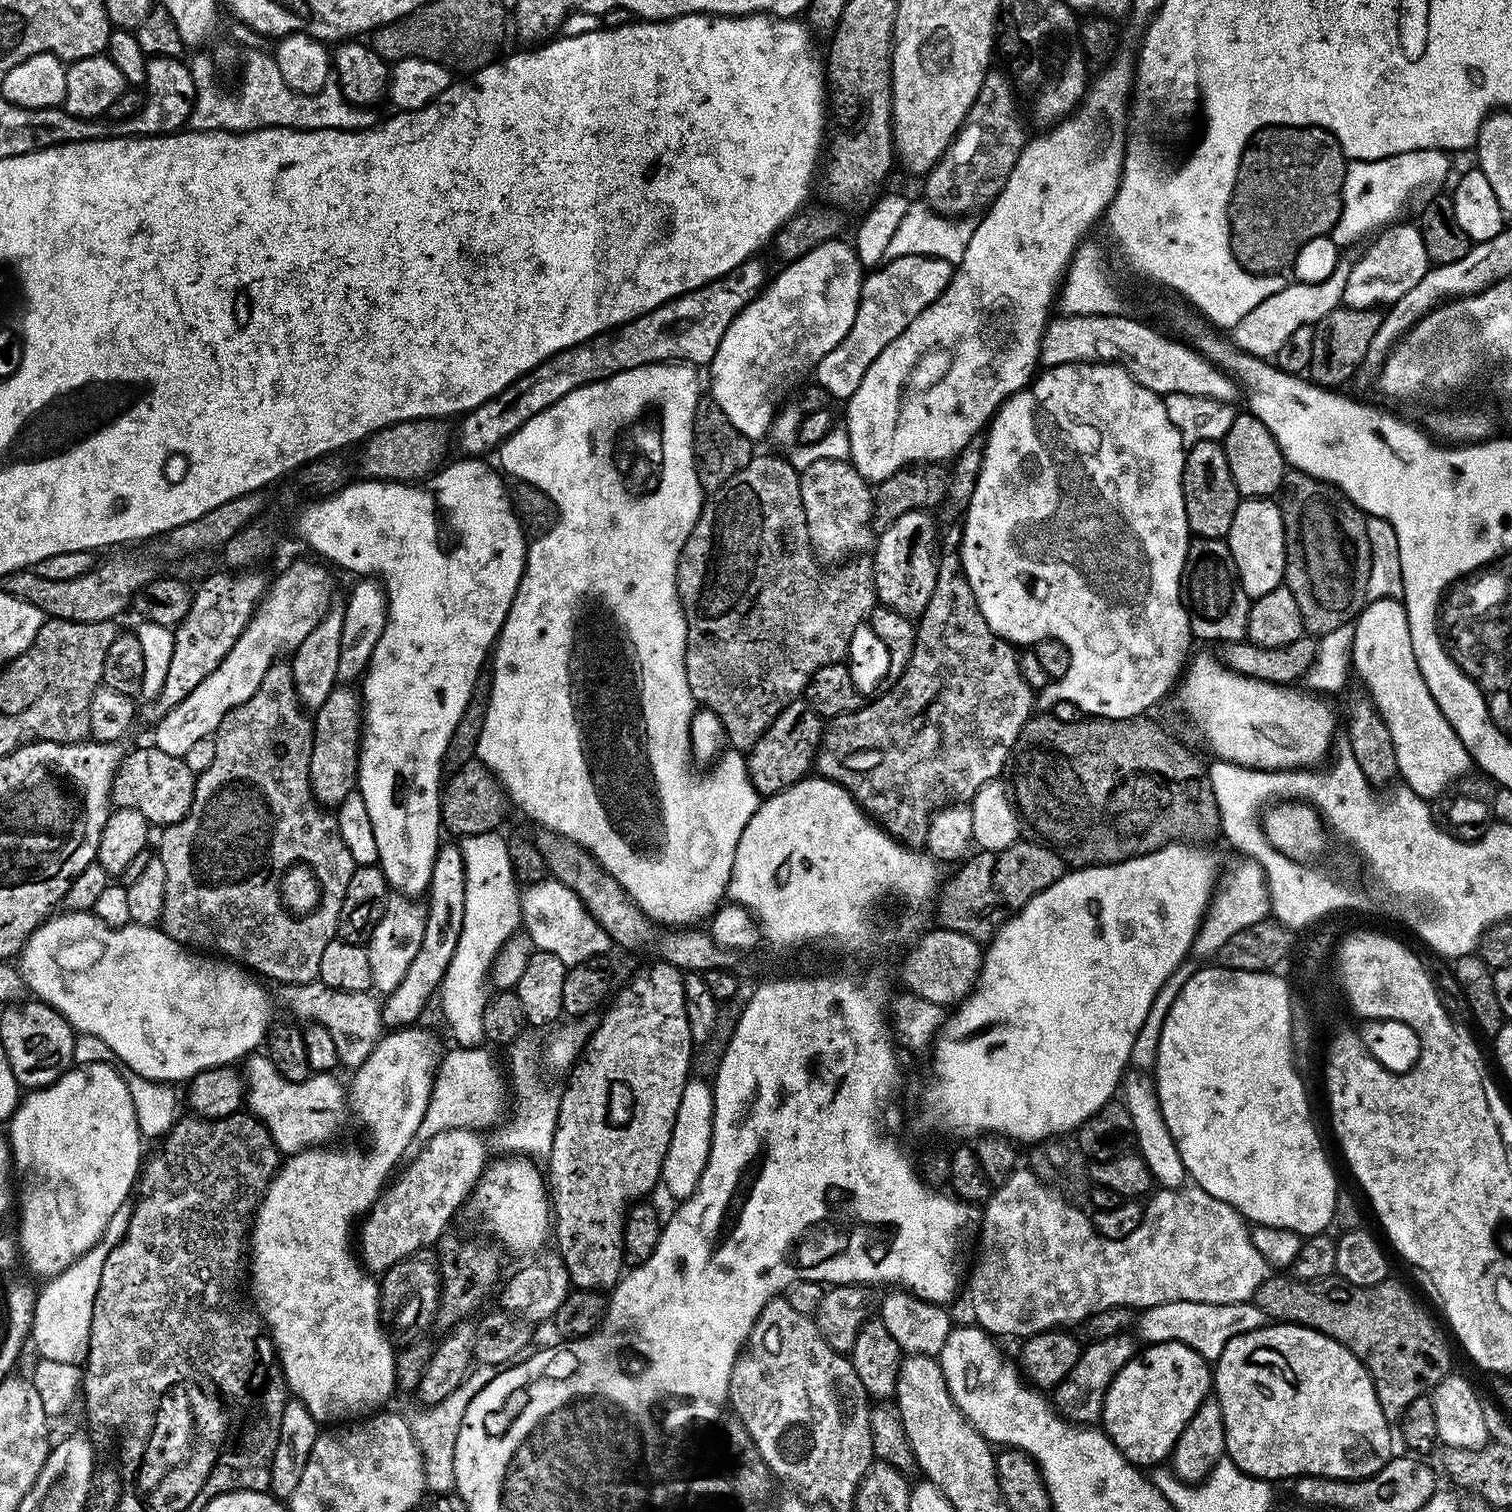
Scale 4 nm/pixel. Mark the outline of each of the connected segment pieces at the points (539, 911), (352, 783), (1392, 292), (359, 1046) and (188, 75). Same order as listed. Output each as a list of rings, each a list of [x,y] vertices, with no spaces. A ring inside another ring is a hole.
[[[545,878],[527,885],[520,898],[520,915],[523,931],[532,939],[533,949],[554,954],[566,965],[603,957],[603,952],[613,947],[606,930],[586,910],[578,894],[558,879]]]
[[[337,686],[326,702],[313,713],[310,756],[312,796],[321,807],[330,810],[340,806],[346,795],[355,791],[360,767],[360,741],[363,735],[363,705],[359,693],[348,686]]]
[[[1393,223],[1381,231],[1375,237],[1377,240],[1365,250],[1364,257],[1357,264],[1351,265],[1350,278],[1346,282],[1342,301],[1343,307],[1379,309],[1380,304],[1389,306],[1417,286],[1426,275],[1430,269],[1430,261],[1419,227],[1415,223],[1400,223]]]
[[[319,982],[285,984],[279,991],[281,998],[292,1007],[293,1014],[301,1016],[301,1021],[315,1022],[326,1026],[326,1030],[330,1030],[330,1035],[334,1038],[334,1046],[338,1046],[340,1064],[348,1067],[349,1070],[355,1070],[362,1062],[366,1062],[366,1058],[372,1053],[385,1031],[381,1001],[371,991],[334,990]]]
[[[149,56],[146,59],[146,78],[142,85],[144,106],[139,116],[129,120],[115,120],[111,123],[112,136],[170,136],[179,132],[192,119],[192,107],[196,101],[196,87],[192,69],[183,59],[175,60],[165,56]]]

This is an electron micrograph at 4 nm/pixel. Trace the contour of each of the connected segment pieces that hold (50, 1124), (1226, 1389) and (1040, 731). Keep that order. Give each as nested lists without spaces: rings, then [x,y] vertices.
[[[89,1062],[69,1068],[50,1086],[31,1089],[12,1111],[12,1119],[7,1121],[8,1146],[12,1149],[12,1166],[15,1179],[18,1181],[18,1252],[19,1255],[24,1255],[25,1265],[23,1264],[23,1267],[29,1273],[32,1271],[33,1277],[51,1278],[56,1276],[71,1266],[79,1256],[86,1254],[86,1250],[90,1250],[90,1246],[94,1246],[102,1238],[102,1234],[106,1230],[106,1222],[110,1222],[110,1218],[114,1218],[118,1206],[129,1203],[130,1197],[137,1187],[142,1167],[142,1155],[140,1156],[142,1137],[138,1130],[138,1118],[134,1114],[134,1102],[130,1098],[127,1079],[123,1075],[120,1077],[110,1065],[111,1063],[108,1062]]]
[[[1268,1322],[1263,1328],[1230,1338],[1230,1342],[1226,1342],[1226,1350],[1222,1350],[1222,1354],[1214,1362],[1214,1399],[1222,1406],[1222,1422],[1226,1430],[1224,1450],[1227,1459],[1234,1461],[1238,1470],[1259,1480],[1291,1481],[1301,1476],[1325,1476],[1331,1480],[1365,1480],[1378,1474],[1382,1466],[1386,1466],[1394,1455],[1392,1432],[1388,1429],[1390,1417],[1385,1412],[1384,1406],[1378,1402],[1375,1383],[1365,1370],[1364,1363],[1354,1354],[1350,1354],[1346,1346],[1334,1342],[1334,1338],[1317,1332],[1314,1328],[1303,1328],[1301,1324]]]
[[[1037,713],[1029,717],[1024,729],[1018,734],[1016,745],[1012,751],[1017,753],[1019,780],[1017,780],[1017,792],[1020,794],[1018,804],[1023,805],[1019,813],[1023,823],[1028,824],[1037,832],[1039,839],[1047,844],[1052,851],[1057,852],[1069,869],[1101,868],[1111,864],[1121,864],[1130,858],[1145,856],[1151,852],[1157,852],[1165,848],[1167,844],[1191,844],[1193,846],[1207,845],[1207,840],[1221,835],[1220,815],[1217,803],[1214,802],[1213,788],[1208,780],[1205,765],[1182,744],[1166,734],[1148,716],[1135,716],[1130,719],[1106,719],[1104,717],[1082,718],[1074,723],[1062,722],[1052,713]]]

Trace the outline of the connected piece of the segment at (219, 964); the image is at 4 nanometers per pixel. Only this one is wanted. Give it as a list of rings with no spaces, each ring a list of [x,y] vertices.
[[[65,912],[53,915],[51,918],[38,925],[30,934],[30,938],[25,940],[24,947],[18,953],[18,971],[24,979],[25,989],[41,1004],[48,1004],[49,1007],[60,1012],[68,1020],[77,1033],[92,1036],[96,1040],[101,1040],[108,1047],[109,1053],[113,1057],[117,1056],[129,1069],[129,1073],[141,1076],[147,1080],[159,1080],[161,1082],[187,1082],[193,1076],[197,1076],[202,1070],[207,1068],[222,1068],[235,1065],[243,1061],[249,1054],[255,1053],[256,1048],[265,1043],[266,1033],[273,1019],[272,1008],[268,1005],[268,1000],[264,997],[264,988],[259,979],[249,969],[227,959],[213,958],[208,954],[201,954],[174,938],[167,936],[159,927],[147,924],[127,924],[121,928],[111,928],[106,926],[91,912]]]

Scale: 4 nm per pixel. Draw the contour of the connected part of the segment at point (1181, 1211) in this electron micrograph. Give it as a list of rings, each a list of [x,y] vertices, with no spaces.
[[[1031,1170],[1013,1172],[1012,1177],[988,1197],[978,1225],[980,1253],[972,1268],[972,1281],[966,1284],[966,1292],[968,1288],[972,1295],[975,1323],[985,1332],[996,1338],[1027,1338],[1061,1326],[1072,1326],[1068,1324],[1079,1325],[1090,1314],[1107,1308],[1143,1310],[1183,1300],[1207,1304],[1247,1304],[1269,1275],[1270,1269],[1258,1252],[1258,1246],[1254,1246],[1244,1217],[1201,1188],[1185,1186],[1157,1191],[1147,1201],[1144,1219],[1134,1231],[1119,1238],[1100,1238],[1096,1248],[1092,1249],[1083,1248],[1080,1244],[1098,1236],[1097,1225],[1090,1216],[1076,1208],[1079,1207],[1075,1203],[1045,1188]]]

